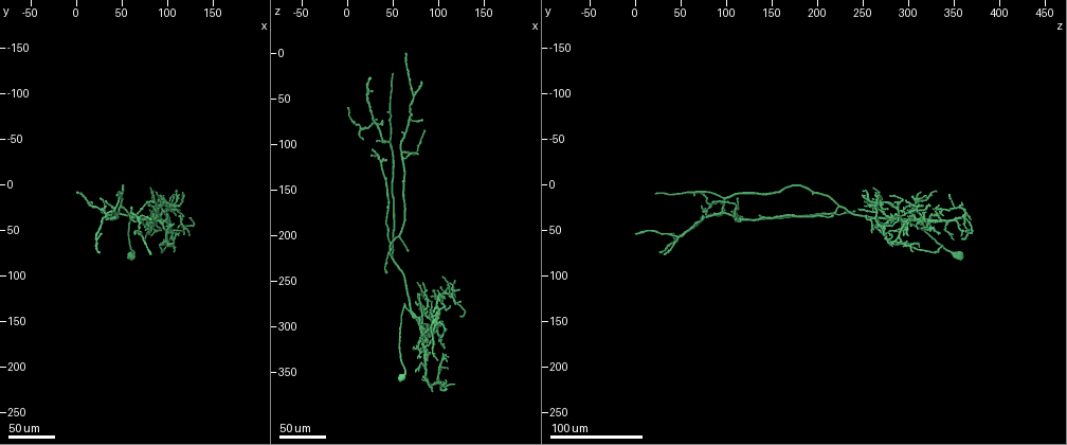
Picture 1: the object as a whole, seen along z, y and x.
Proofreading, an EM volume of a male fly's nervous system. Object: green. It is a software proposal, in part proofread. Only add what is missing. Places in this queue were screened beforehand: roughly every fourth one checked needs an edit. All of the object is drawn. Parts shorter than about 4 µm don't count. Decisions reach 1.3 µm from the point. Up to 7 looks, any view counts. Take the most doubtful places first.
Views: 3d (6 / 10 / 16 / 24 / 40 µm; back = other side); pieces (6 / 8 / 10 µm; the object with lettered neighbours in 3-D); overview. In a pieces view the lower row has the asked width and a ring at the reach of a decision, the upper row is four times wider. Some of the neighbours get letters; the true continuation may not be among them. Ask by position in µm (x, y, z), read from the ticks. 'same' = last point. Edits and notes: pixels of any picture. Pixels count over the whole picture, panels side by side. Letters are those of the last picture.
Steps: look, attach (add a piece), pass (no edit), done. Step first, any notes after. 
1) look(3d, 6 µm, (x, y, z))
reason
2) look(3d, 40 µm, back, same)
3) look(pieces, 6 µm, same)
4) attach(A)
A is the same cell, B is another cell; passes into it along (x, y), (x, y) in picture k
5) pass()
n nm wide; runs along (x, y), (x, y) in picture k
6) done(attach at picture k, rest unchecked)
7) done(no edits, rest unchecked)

look(3d, 40 µm, (52, 8, 22))
long arm stops here

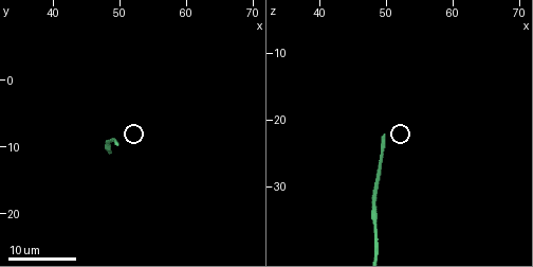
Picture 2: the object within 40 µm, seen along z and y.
look(pieces, 10 µm, (50.0, 9.5, 22.5))
see the neighbours

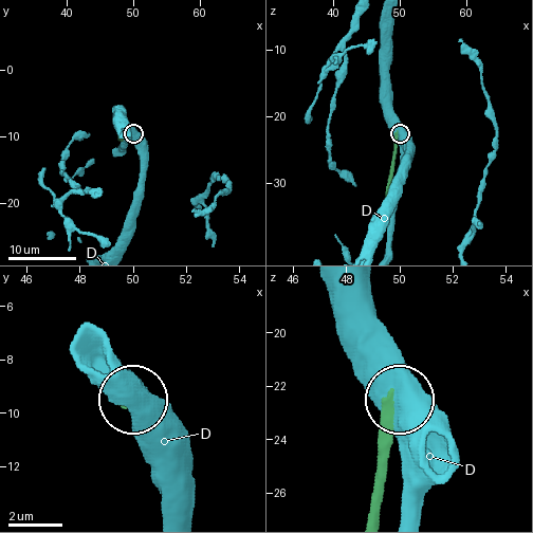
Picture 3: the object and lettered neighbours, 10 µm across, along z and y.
pass()
D is another cell; runs along (371, 509), (380, 421), (391, 402) in picture 3; no lettered piece goes on from it

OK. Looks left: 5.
look(3d, 24 µm, (108, 16, 346))

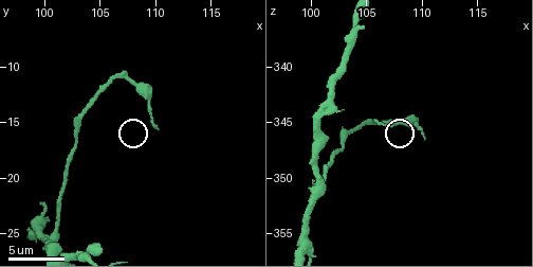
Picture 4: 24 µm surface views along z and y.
look(pieces, 10 µm, (110.2, 15.4, 346.4))

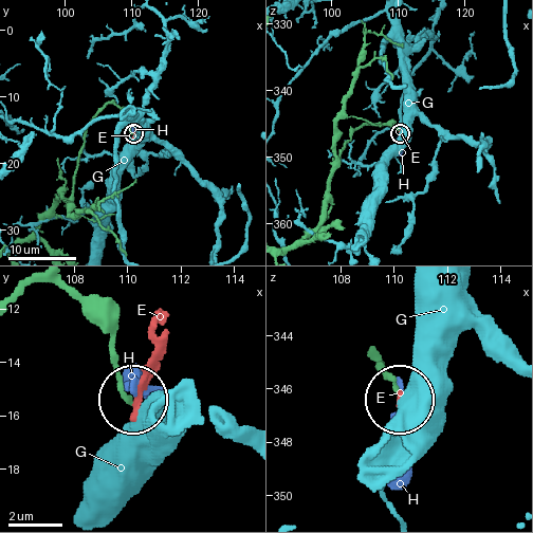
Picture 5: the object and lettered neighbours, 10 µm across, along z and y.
pass()
E, G and H are other cells; runs along (65, 286), (110, 333), (120, 381), (131, 400) in picture 5; none of them fits

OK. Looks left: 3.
look(3d, 24 µm, (62, 30, 86))
thick end

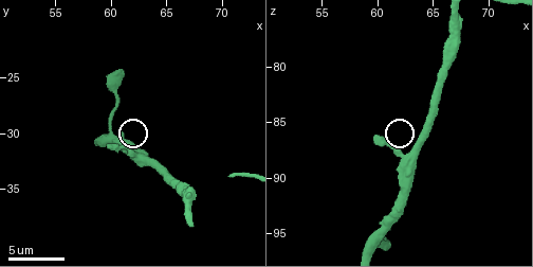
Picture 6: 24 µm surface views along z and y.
look(pieces, 6 µm, (60.0, 31.2, 86.4))

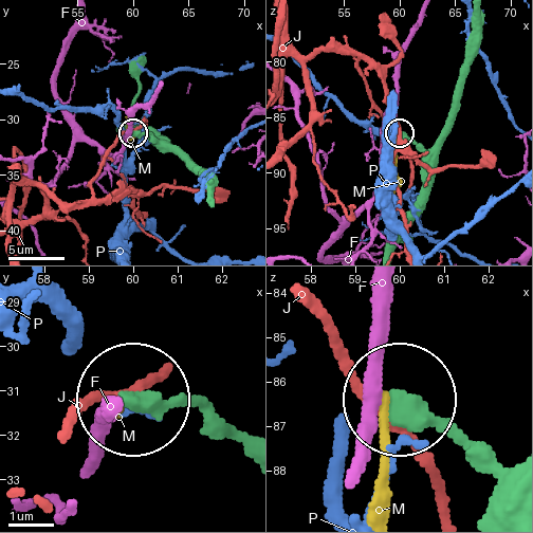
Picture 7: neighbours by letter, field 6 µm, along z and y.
pass()
F, J, M and P are other cells; no lettered piece goes on from it

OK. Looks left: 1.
done(no edits, rest unchecked)

